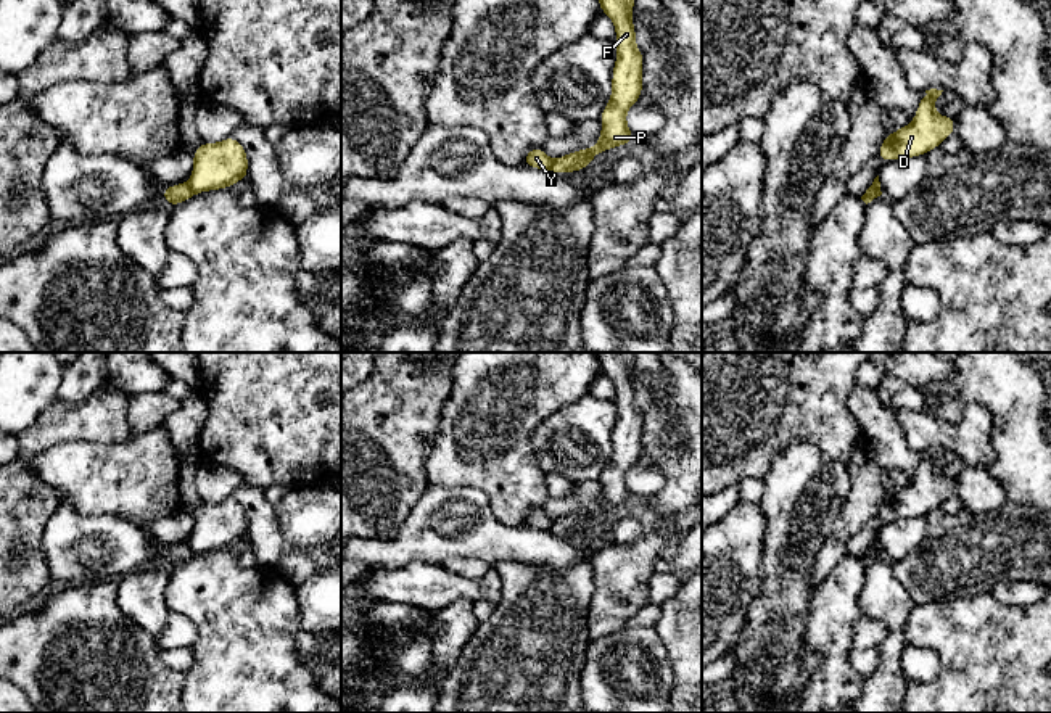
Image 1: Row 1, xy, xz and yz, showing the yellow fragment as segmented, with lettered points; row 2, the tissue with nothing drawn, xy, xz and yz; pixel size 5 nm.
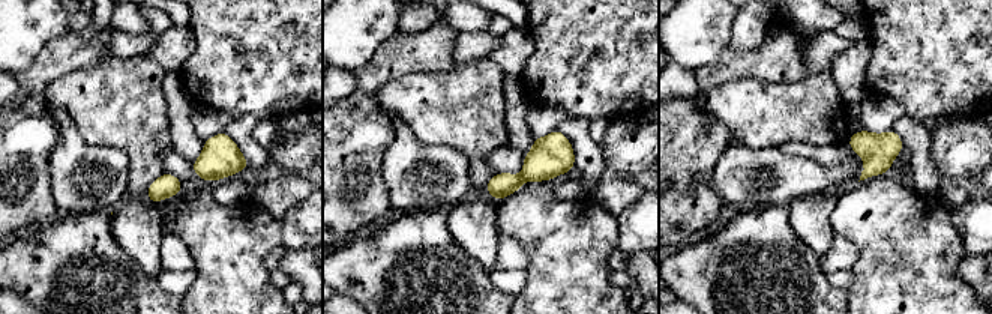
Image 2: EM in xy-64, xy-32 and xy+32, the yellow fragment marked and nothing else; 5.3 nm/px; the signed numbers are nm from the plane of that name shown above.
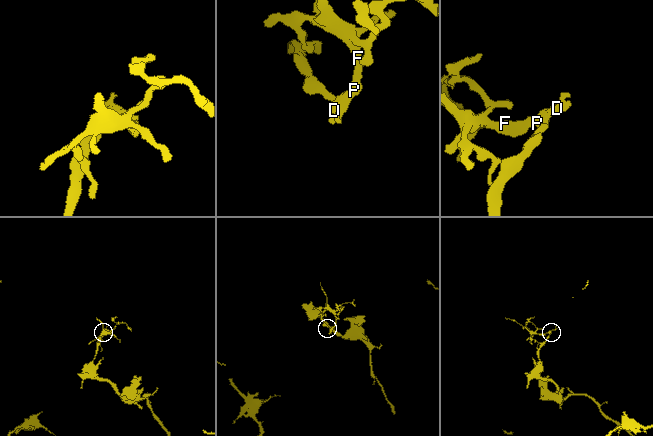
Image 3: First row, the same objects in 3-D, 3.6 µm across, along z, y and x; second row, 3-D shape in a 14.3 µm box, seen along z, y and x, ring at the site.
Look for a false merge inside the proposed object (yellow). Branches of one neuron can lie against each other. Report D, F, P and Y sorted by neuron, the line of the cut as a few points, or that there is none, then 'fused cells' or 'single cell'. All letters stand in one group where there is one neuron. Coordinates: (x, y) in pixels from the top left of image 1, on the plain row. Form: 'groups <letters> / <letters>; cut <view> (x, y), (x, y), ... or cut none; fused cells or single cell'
groups D F P / Y; cut xy (187, 544), (193, 554); fused cells

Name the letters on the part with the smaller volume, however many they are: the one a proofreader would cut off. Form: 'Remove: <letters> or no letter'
Remove: D, F, P

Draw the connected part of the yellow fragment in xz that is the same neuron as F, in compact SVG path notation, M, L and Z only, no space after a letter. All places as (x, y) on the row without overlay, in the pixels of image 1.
M596 352L600 372L607 375L616 388L616 423L612 433L612 457L599 481L602 494L592 509L578 510L557 518L550 531L570 534L591 528L596 515L604 515L613 507L636 502L637 497L626 486L626 470L634 467L642 455L644 415L636 407L636 389L633 386L634 352Z

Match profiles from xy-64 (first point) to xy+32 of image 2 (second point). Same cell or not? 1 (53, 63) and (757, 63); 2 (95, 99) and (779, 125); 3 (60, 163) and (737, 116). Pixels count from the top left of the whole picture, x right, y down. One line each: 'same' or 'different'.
1: same
2: same
3: different

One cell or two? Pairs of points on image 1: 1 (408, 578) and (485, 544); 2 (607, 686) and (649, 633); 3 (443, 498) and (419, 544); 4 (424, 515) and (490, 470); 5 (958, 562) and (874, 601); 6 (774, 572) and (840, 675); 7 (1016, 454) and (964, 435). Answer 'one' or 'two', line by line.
1: two
2: one
3: one
4: two
5: two
6: two
7: two

